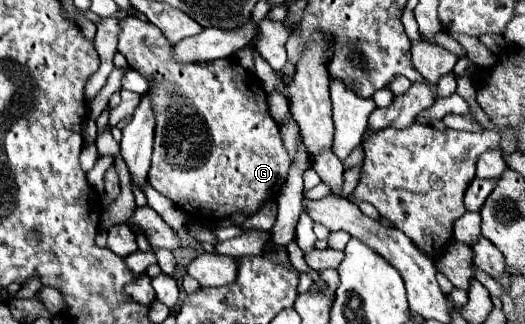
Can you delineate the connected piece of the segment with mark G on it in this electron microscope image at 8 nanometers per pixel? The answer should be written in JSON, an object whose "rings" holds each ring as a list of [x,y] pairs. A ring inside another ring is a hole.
{"rings":[[[127,16],[119,20],[119,26],[117,50],[127,58],[133,70],[145,72],[145,76],[153,76],[155,80],[153,88],[149,88],[149,92],[157,92],[157,100],[153,100],[153,108],[157,108],[157,126],[149,170],[151,186],[173,200],[189,216],[211,214],[215,218],[227,218],[231,214],[253,216],[259,212],[285,184],[291,156],[283,146],[277,122],[271,118],[267,108],[267,94],[261,90],[255,74],[241,68],[235,58],[187,66],[173,64],[173,60],[169,60],[171,44],[161,36],[161,30],[155,24]]]}

